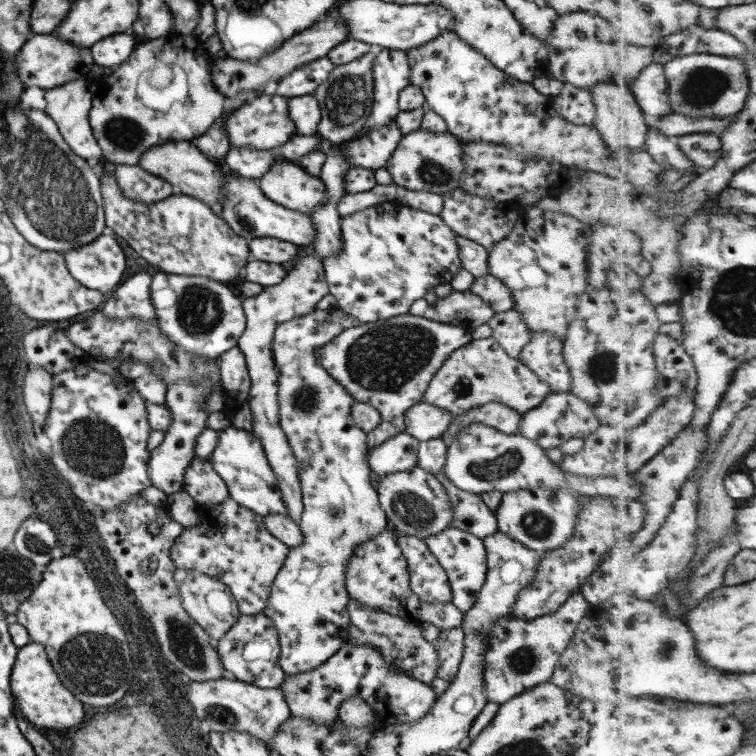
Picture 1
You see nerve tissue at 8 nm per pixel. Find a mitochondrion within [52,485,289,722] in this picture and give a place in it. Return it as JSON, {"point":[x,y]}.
{"point":[92,662]}

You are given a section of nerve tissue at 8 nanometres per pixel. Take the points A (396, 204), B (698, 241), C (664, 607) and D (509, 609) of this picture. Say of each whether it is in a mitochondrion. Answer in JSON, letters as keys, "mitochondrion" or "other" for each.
{"A":"other","B":"other","C":"other","D":"other"}

